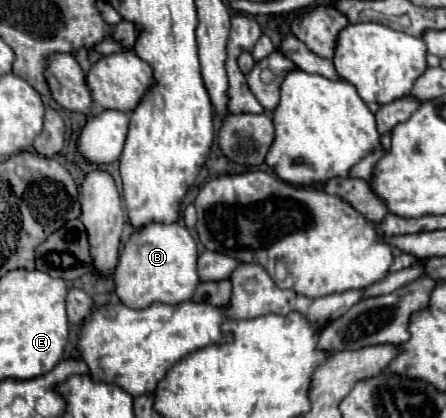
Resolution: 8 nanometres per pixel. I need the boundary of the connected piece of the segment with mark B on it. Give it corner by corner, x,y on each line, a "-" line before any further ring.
147,224
131,234
115,268
115,292
129,308
147,308
153,302
179,304
191,300
199,286
197,242
181,224

